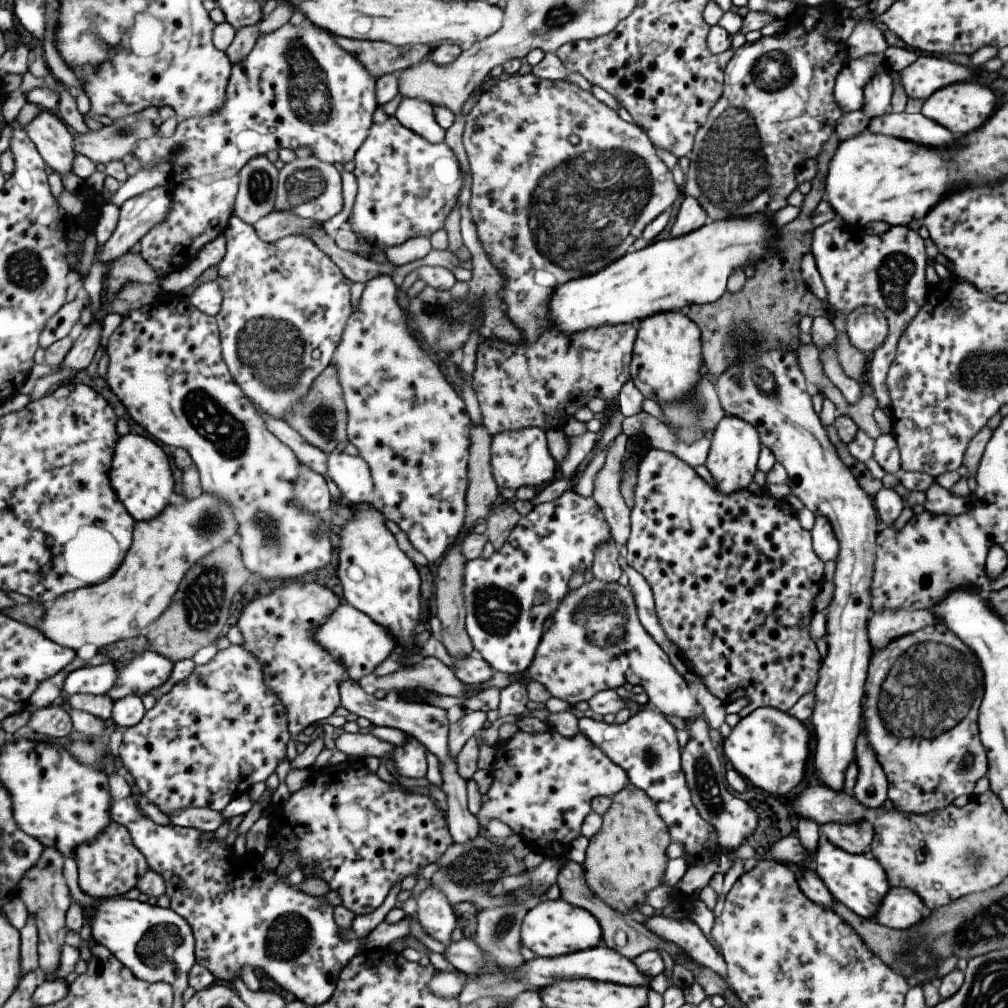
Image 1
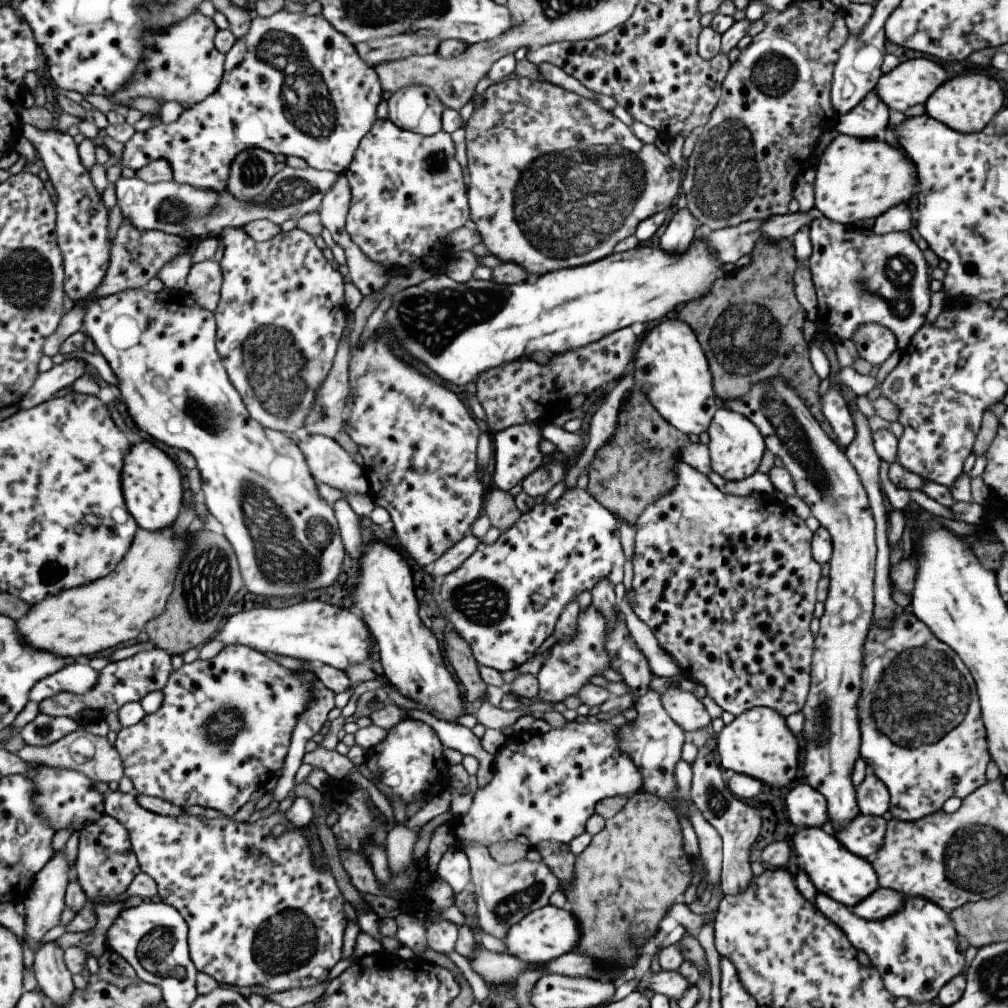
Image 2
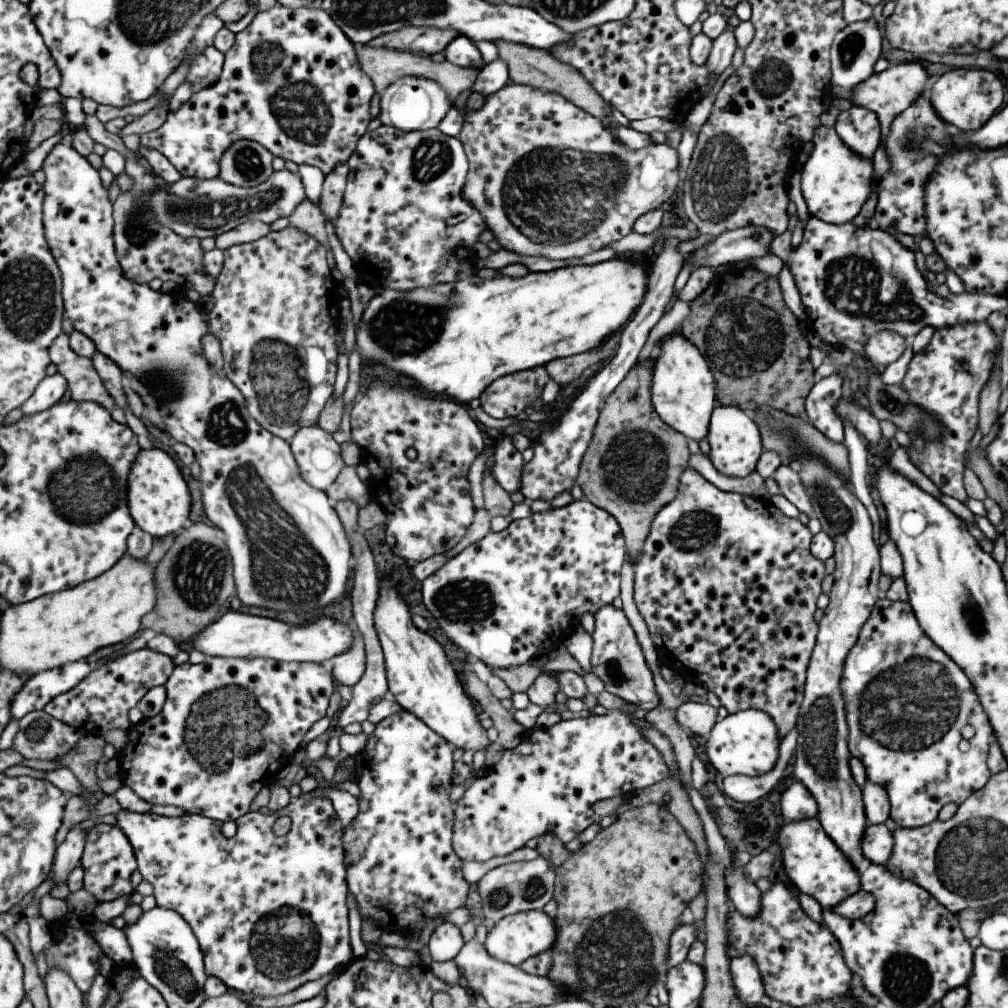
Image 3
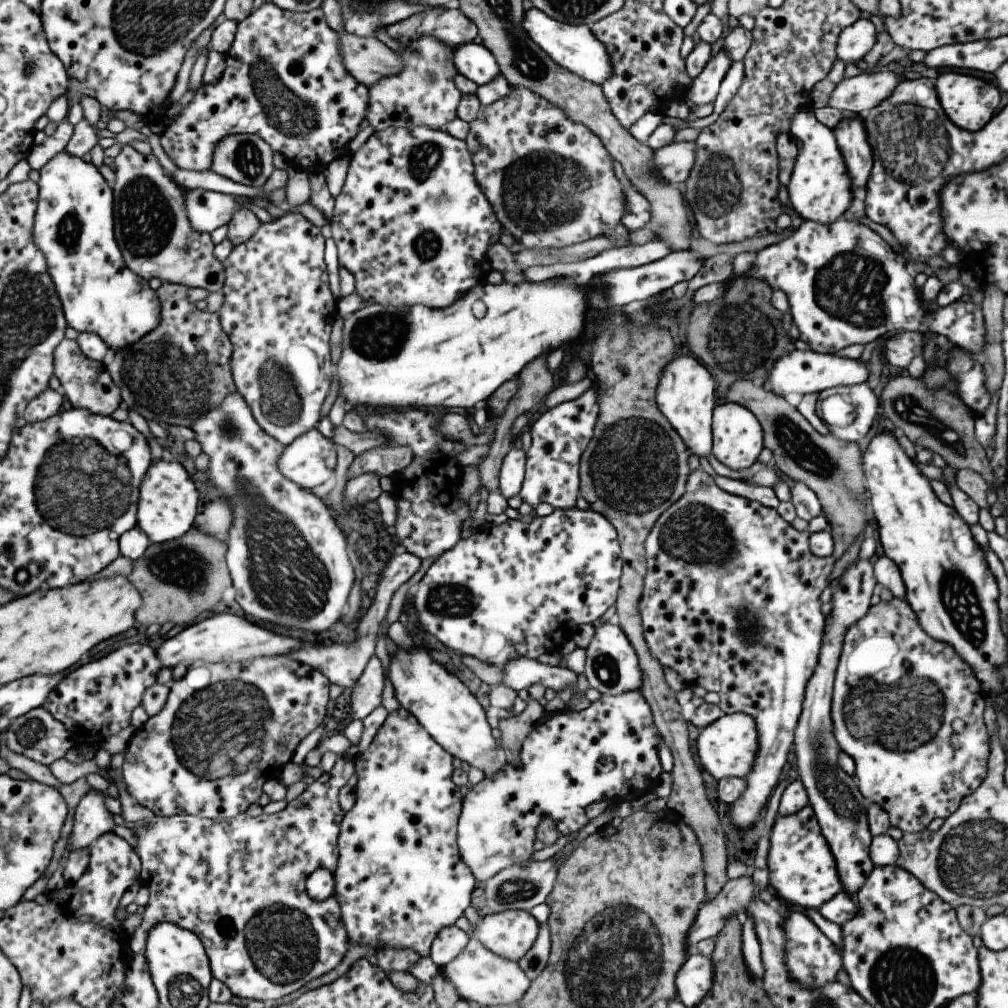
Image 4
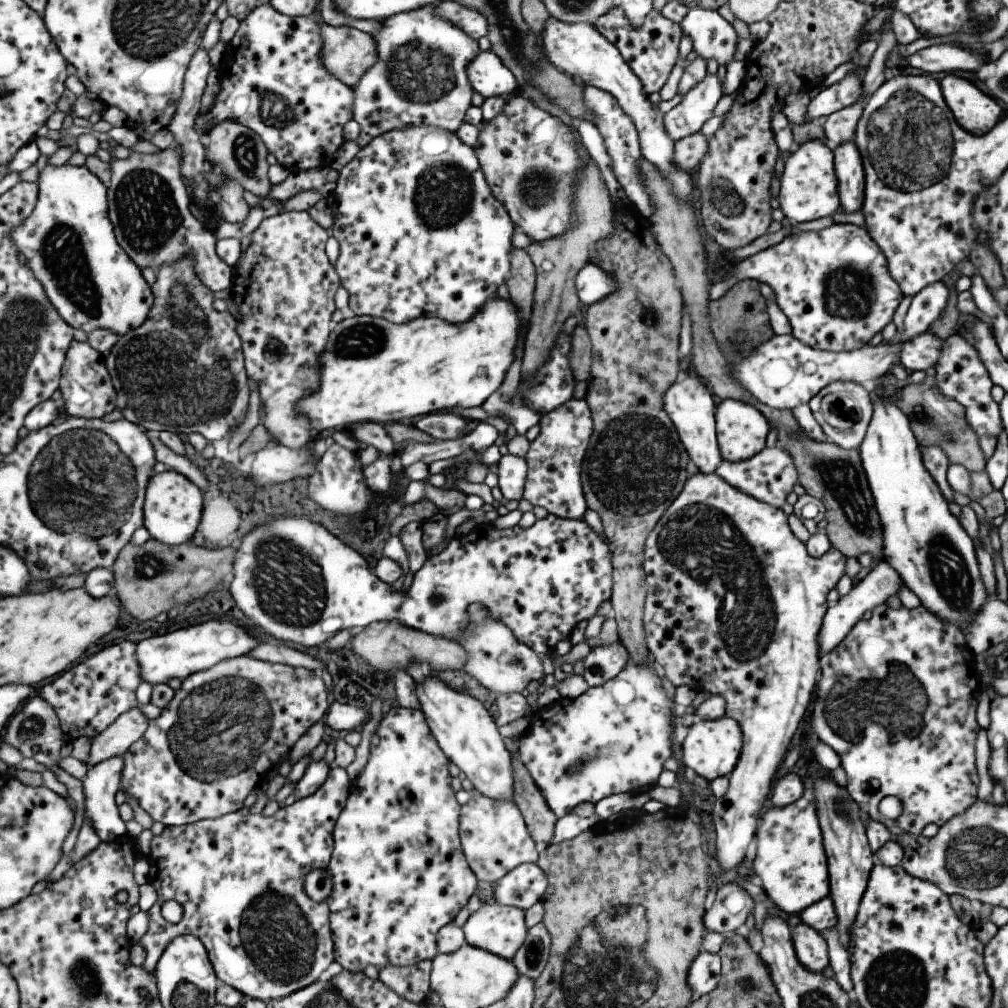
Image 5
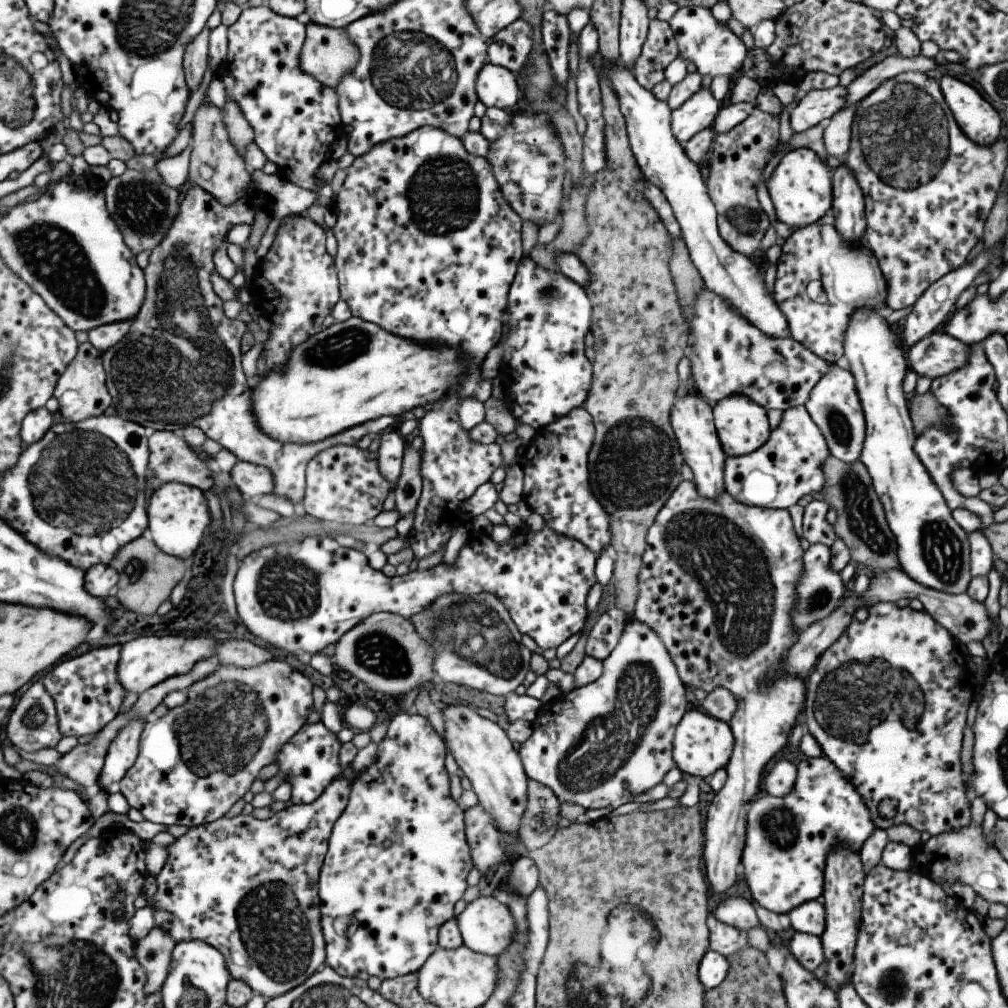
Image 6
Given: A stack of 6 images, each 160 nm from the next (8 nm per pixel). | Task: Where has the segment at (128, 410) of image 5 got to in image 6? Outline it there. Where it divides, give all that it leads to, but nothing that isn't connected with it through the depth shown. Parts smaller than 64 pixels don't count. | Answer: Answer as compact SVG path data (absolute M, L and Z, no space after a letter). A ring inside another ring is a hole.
M190 184L178 204L175 220L163 240L150 252L144 268L144 299L129 330L111 348L102 352L102 367L106 376L110 404L116 415L153 431L173 431L186 426L197 427L207 439L218 442L236 456L237 461L263 465L272 474L274 487L271 493L287 497L291 504L301 502L304 495L304 472L311 457L333 445L355 445L365 434L368 437L398 425L401 417L379 417L348 428L314 443L280 443L260 431L252 414L252 390L241 370L239 340L245 322L228 319L221 310L222 300L213 292L209 275L214 270L212 261L215 249L225 240L229 227L237 223L252 224L253 210L239 197L224 207L200 186Z

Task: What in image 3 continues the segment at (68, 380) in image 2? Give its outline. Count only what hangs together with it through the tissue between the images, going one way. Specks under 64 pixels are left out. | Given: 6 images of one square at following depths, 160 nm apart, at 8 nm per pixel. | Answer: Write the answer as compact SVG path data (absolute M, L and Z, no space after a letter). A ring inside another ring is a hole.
M56 372L47 376L47 380L39 384L39 392L35 392L35 396L31 396L31 400L23 404L21 408L23 414L31 416L58 403L65 390L67 390L66 380L61 374Z

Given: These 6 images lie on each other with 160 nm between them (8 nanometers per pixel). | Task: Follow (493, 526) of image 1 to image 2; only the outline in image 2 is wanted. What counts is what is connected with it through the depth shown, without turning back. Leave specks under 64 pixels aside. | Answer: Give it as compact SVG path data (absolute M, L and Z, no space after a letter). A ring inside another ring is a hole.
M493 489L483 498L482 512L487 515L490 526L505 532L520 517L520 512L513 504L513 497L507 491Z

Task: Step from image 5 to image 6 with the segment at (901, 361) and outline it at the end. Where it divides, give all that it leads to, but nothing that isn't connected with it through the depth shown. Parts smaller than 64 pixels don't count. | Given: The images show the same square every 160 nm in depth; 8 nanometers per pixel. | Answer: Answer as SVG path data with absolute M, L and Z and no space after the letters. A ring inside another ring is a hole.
M943 330L930 332L905 350L909 370L930 379L962 367L968 346Z

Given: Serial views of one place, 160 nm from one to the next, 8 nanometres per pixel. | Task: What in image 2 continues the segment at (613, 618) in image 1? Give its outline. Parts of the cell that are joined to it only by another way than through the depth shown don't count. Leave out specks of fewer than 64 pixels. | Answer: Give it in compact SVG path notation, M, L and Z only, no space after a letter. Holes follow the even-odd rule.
M591 604L578 609L575 634L570 639L559 639L547 649L547 657L535 675L538 682L537 701L561 702L567 696L576 696L589 682L600 681L603 670L610 668L610 656L605 650L606 618ZM678 684L671 689L665 689L658 697L664 711L683 732L701 730L711 720L700 699L692 692L678 689Z

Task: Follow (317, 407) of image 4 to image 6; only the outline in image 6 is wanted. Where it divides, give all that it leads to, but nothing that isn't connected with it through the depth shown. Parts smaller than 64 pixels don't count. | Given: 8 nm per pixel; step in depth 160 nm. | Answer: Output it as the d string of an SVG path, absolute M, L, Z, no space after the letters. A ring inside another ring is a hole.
M306 214L285 215L280 220L271 246L265 256L258 259L253 278L245 288L250 292L251 304L255 304L255 308L259 310L257 316L266 317L270 322L267 340L262 347L267 370L283 369L292 348L323 328L323 318L330 314L333 305L340 298L334 260L327 254L325 239L325 231Z

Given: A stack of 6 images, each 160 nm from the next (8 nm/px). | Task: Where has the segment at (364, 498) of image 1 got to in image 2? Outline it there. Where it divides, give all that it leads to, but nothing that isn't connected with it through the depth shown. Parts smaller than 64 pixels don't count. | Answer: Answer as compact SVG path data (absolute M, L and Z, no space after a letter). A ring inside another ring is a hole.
M300 433L299 442L296 444L305 459L307 468L317 483L325 483L330 487L340 490L345 495L368 494L369 483L364 474L364 468L357 465L352 456L341 449L334 439L323 435L309 435Z

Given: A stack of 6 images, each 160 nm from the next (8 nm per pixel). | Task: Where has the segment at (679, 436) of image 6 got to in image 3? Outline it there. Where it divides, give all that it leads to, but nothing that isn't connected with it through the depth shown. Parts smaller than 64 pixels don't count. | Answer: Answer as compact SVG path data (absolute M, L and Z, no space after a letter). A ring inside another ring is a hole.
M679 332L656 346L651 369L650 401L656 415L673 431L699 441L706 437L710 414L716 405L714 378L707 361Z

